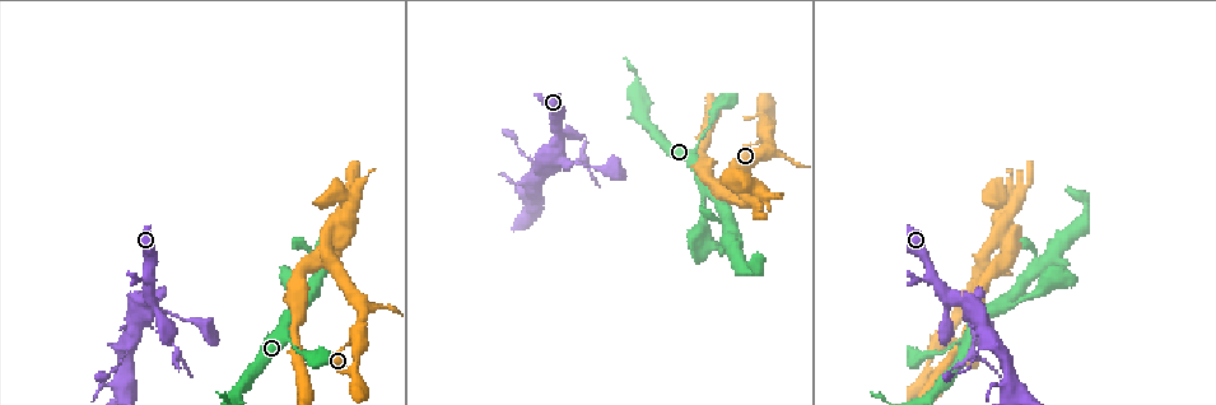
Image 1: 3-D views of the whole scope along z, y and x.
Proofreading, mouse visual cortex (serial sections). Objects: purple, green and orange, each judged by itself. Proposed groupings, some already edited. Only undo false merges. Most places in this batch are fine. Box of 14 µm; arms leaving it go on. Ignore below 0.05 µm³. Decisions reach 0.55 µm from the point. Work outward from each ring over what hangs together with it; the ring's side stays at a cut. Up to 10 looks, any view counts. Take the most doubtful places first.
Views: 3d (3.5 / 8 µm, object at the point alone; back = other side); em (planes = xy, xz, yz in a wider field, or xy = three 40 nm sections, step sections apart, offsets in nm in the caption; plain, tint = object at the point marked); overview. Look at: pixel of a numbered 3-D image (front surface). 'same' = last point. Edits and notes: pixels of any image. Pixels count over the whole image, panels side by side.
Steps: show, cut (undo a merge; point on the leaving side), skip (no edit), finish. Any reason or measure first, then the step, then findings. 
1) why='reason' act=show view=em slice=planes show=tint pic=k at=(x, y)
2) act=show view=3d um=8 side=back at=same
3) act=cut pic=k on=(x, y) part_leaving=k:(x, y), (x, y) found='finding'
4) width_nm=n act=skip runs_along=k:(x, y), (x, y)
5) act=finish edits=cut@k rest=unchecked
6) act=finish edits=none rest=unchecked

why='thick turns thin' act=show view=3d um=8 pic=1 at=(558, 170)

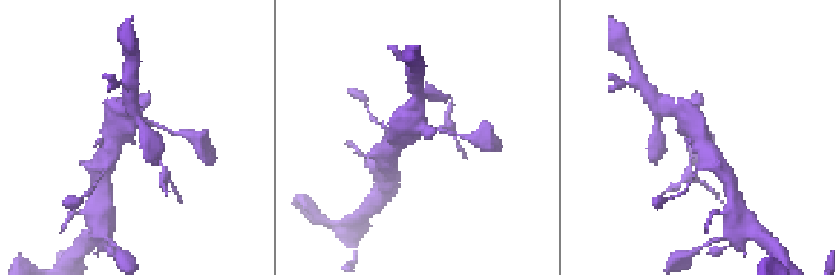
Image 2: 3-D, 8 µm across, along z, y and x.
why='shape alone is not enough' act=show view=em slice=xy step=2 show=tint pic=2 at=(133, 142)

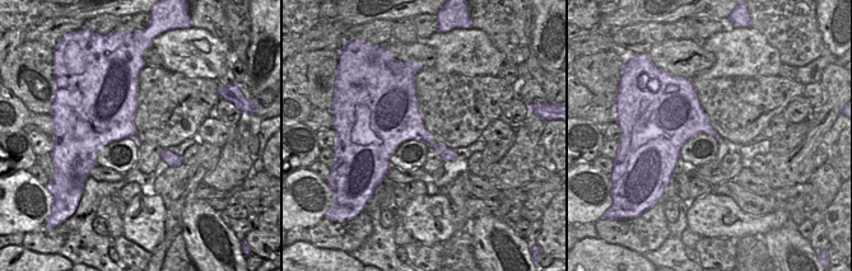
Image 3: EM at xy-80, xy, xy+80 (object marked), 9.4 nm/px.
arm_widths_nm=150,600 act=cut pic=2 on=(448, 124) border=3:(438, 145), (437, 150) found='a second cell is stuck on'

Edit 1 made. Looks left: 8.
why='branch point' act=show view=3d um=8 pic=1 at=(771, 151)

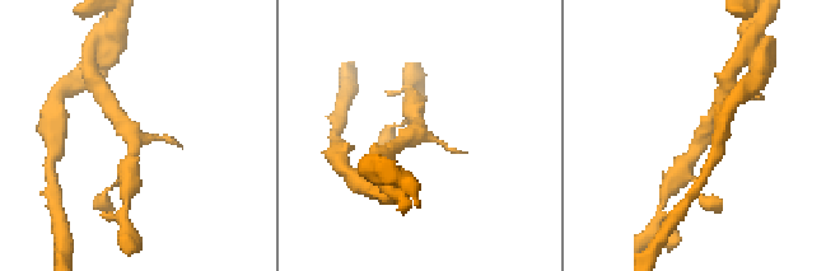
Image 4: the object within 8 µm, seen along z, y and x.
arms=3 arm_widths_nm=150,350,450 act=show view=em slice=xy step=2 show=tint pic=4 at=(417, 133)

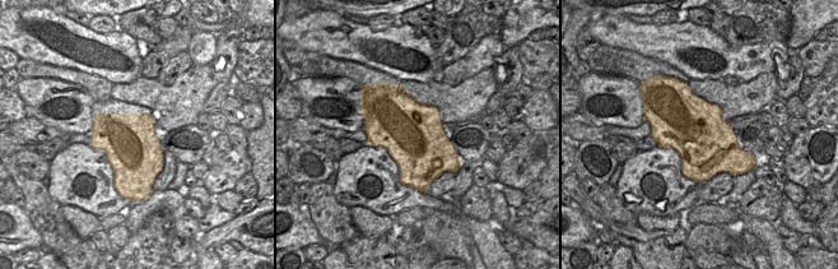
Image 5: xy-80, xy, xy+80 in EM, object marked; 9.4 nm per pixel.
width_nm=600 act=skip runs_along=4:(685, 168), (709, 132), (717, 108) found='continuous, no second cell'

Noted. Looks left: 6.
why='sharp bend' act=show view=3d um=3.5 pic=1 at=(318, 361)

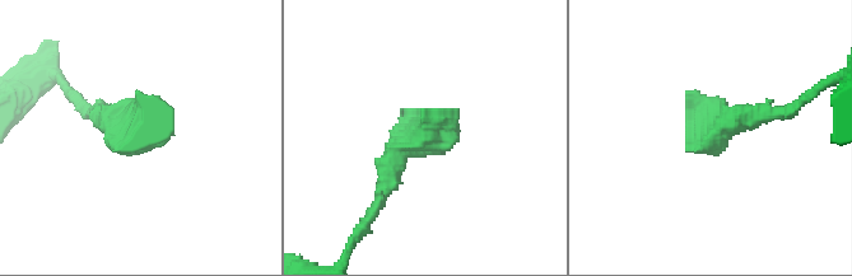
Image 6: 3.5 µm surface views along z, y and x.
why='shape alone is not enough' act=show view=em slice=xy step=3 show=tint pic=6 at=(424, 133)

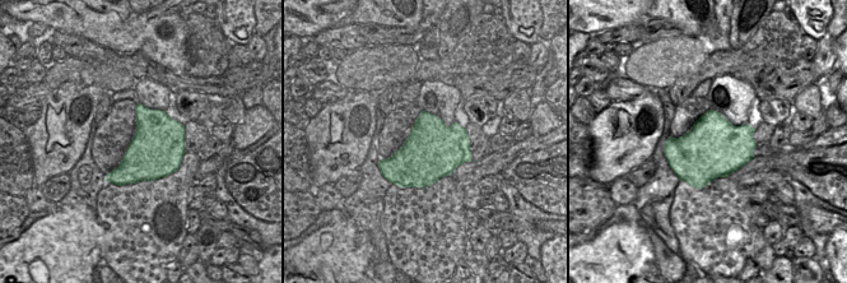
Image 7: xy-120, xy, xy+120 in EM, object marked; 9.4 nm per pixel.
act=show view=em slice=xy step=5 show=tint at=same

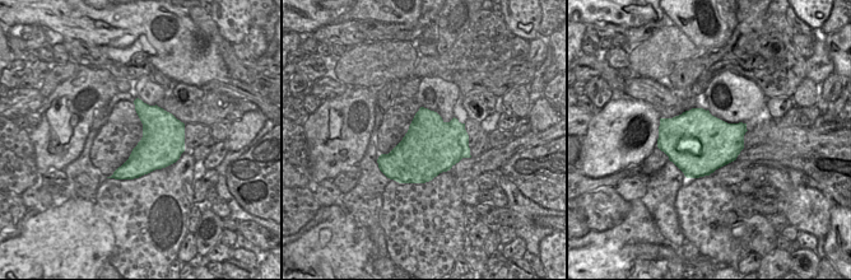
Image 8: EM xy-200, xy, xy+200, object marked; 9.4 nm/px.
act=skip found='all the same cell'

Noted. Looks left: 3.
act=show view=overview

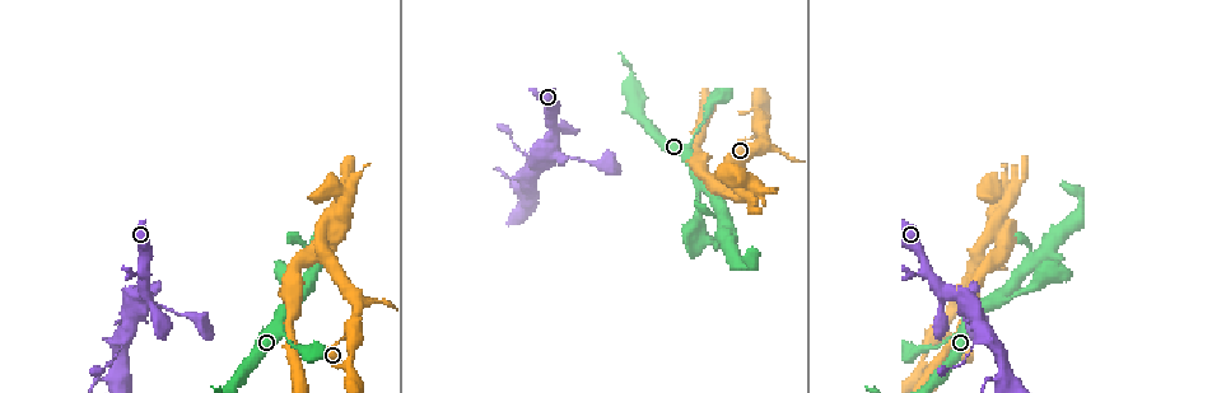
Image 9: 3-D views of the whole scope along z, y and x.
why='sharp bend' act=show view=em slice=planes show=tint pic=9 at=(1002, 378)

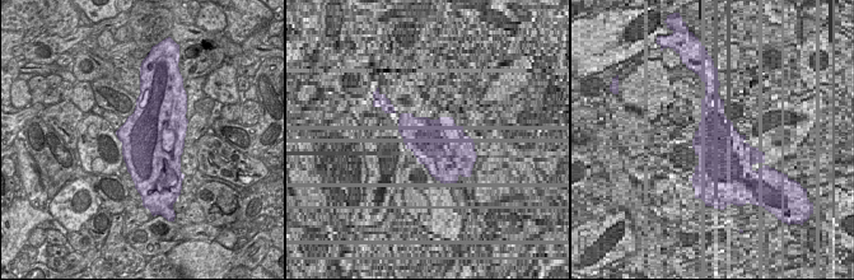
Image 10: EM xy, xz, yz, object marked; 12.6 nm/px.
act=show view=3d um=3.5 at=same

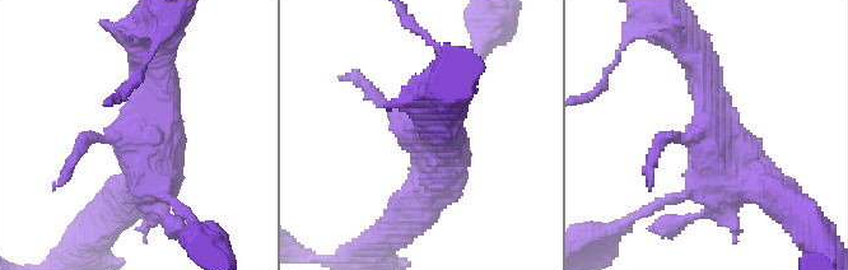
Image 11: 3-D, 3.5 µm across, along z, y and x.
act=skip runs_along=11:(693, 54), (725, 163), (764, 191) found='all the same cell'

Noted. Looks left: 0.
act=finish edits=cut@2 rest=unchecked

